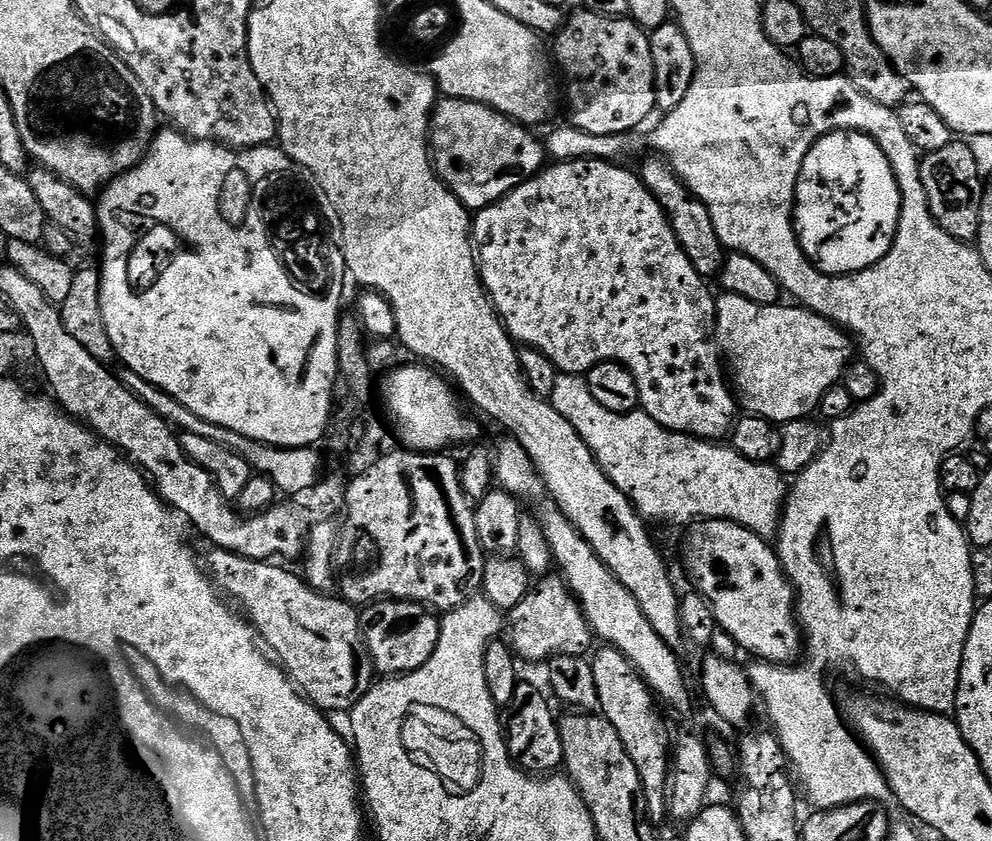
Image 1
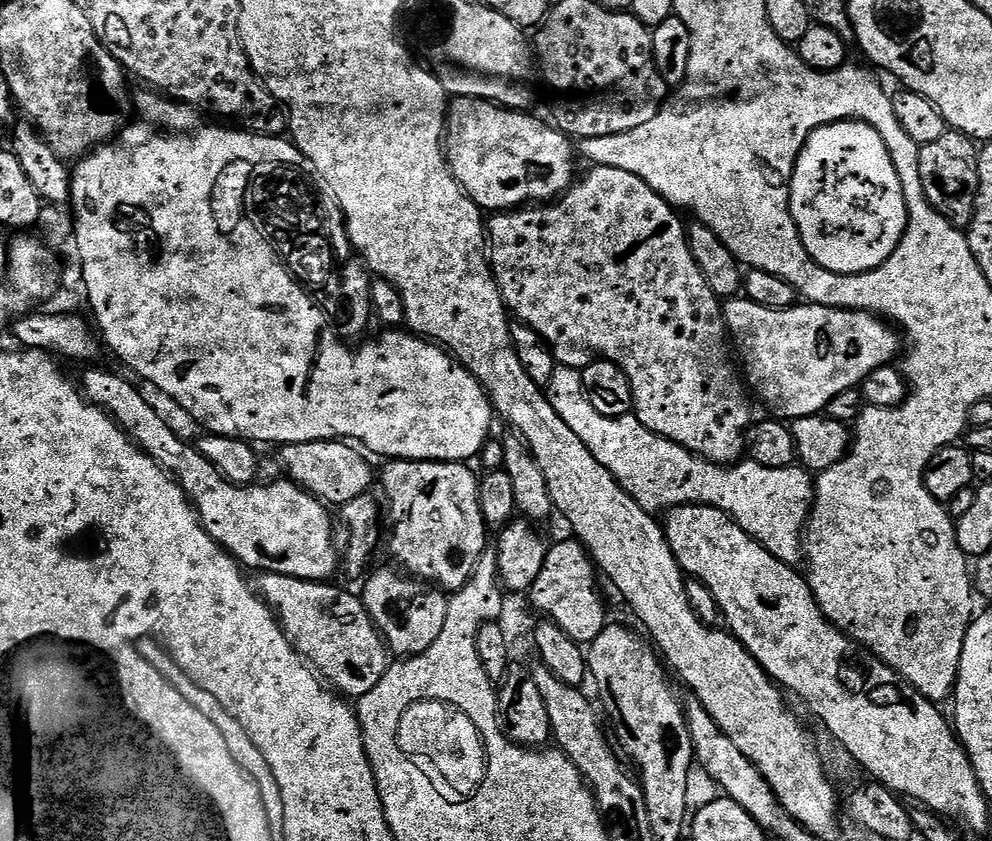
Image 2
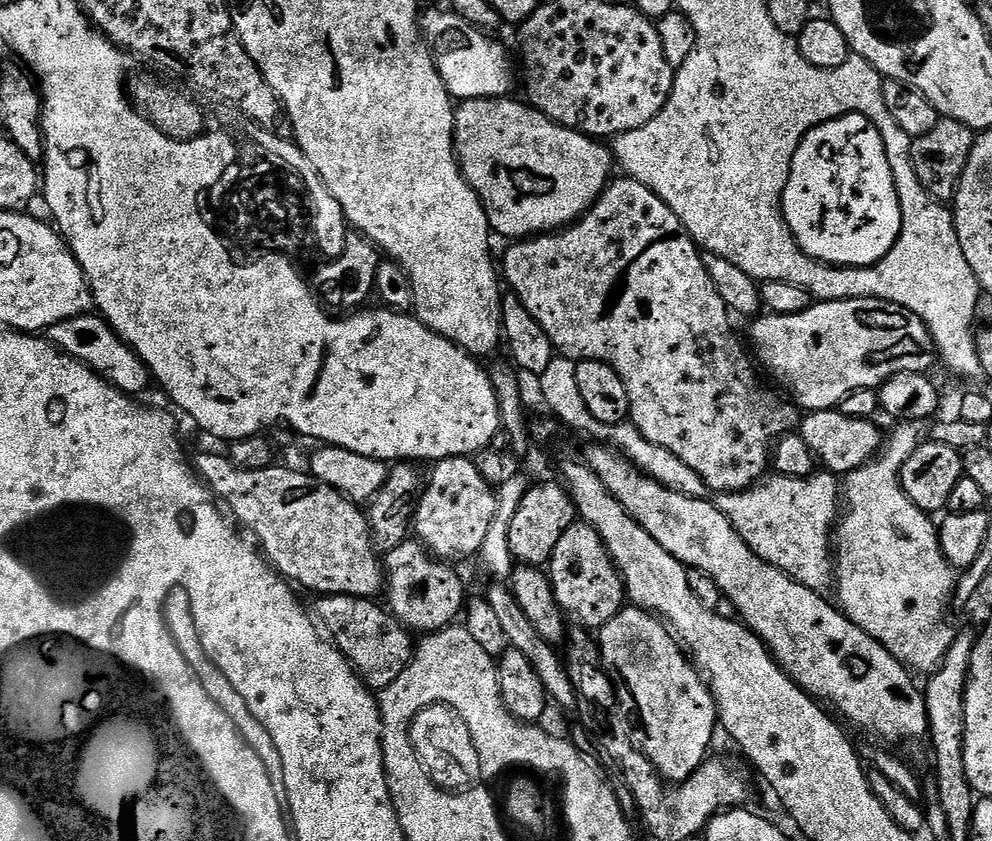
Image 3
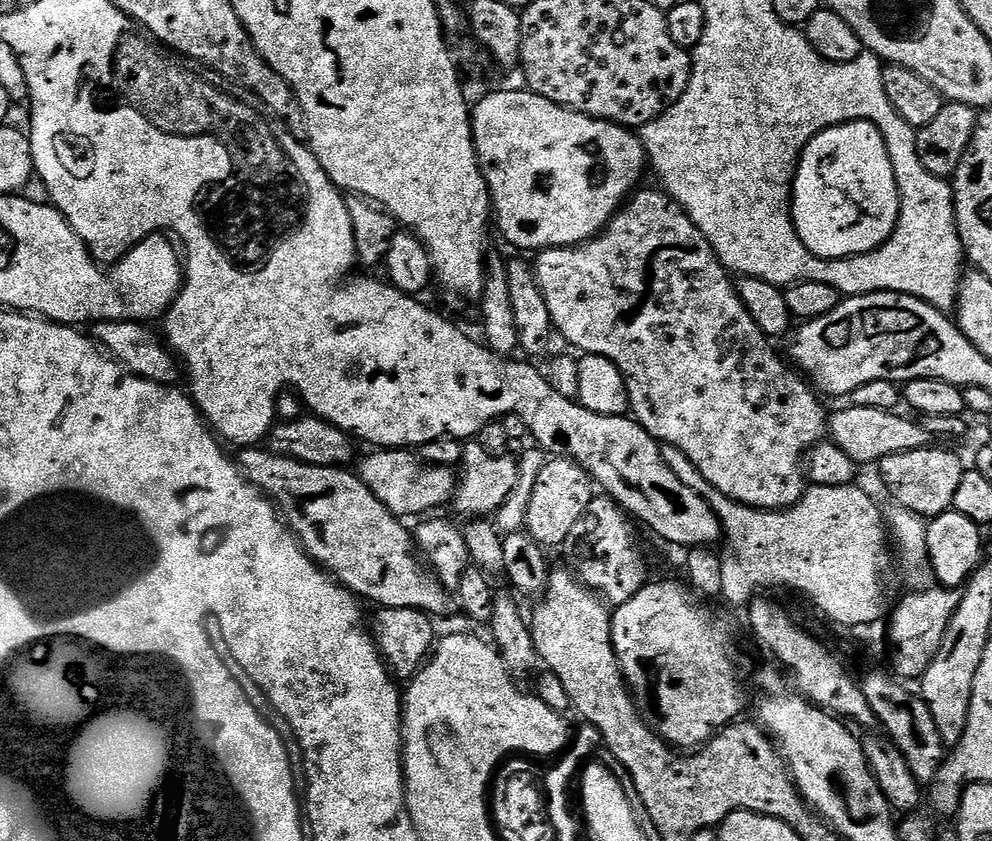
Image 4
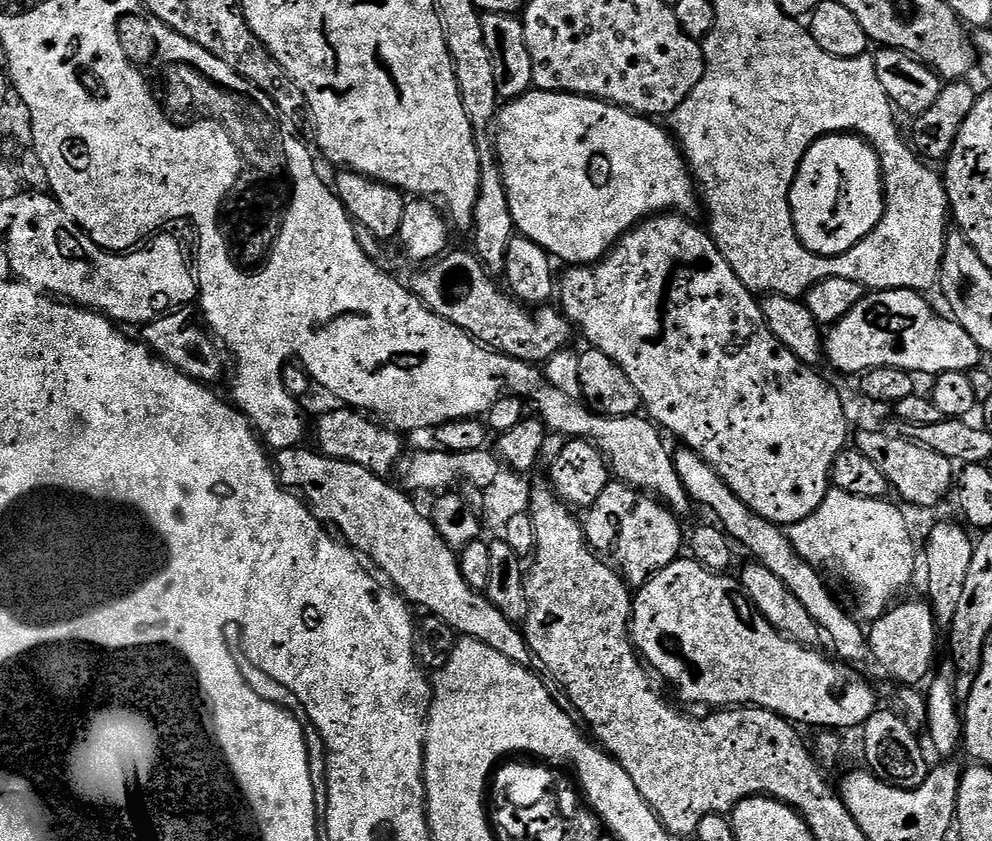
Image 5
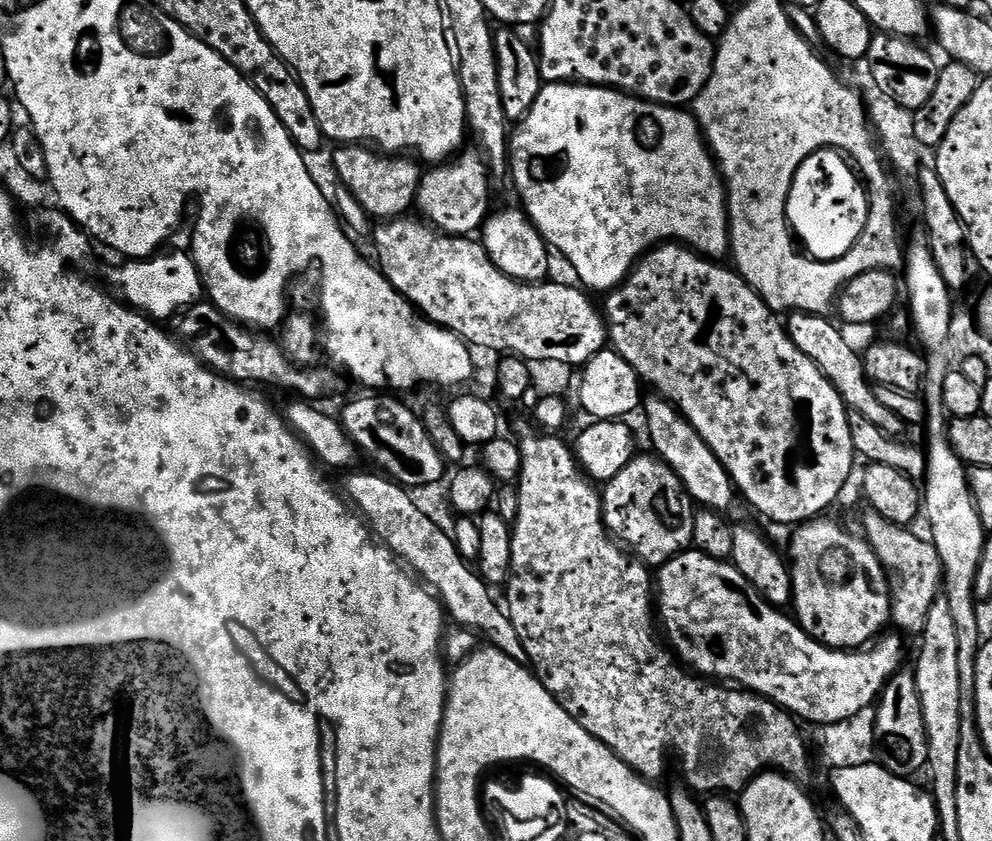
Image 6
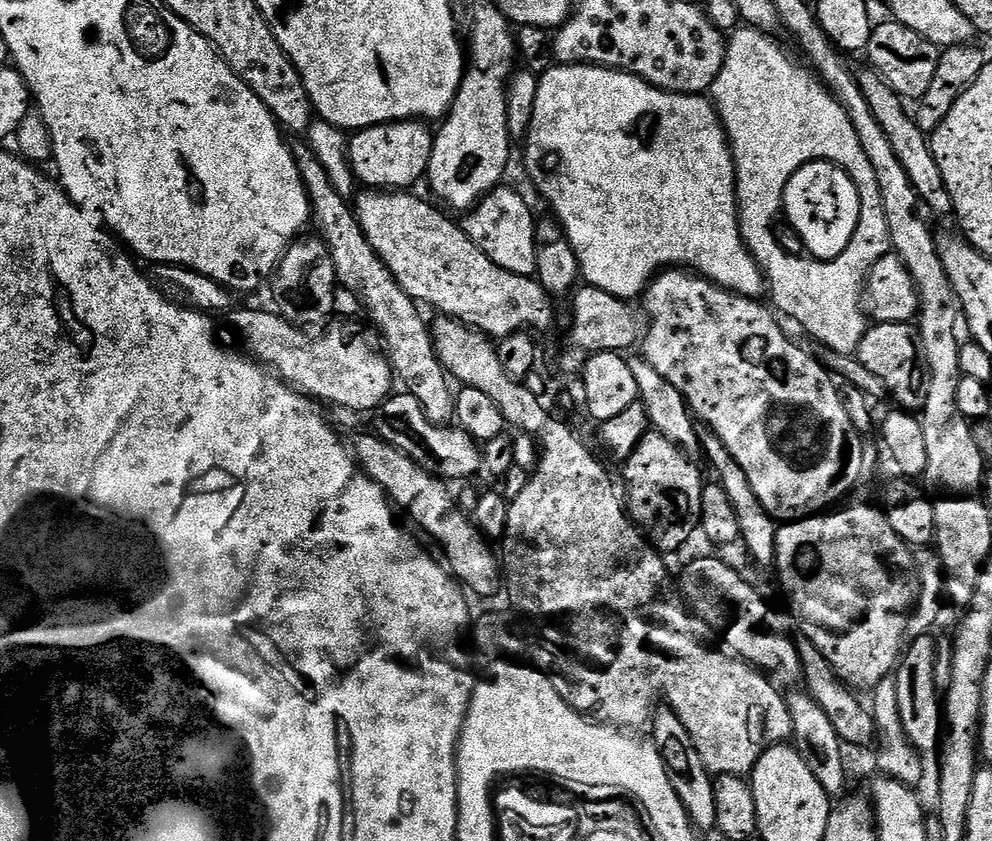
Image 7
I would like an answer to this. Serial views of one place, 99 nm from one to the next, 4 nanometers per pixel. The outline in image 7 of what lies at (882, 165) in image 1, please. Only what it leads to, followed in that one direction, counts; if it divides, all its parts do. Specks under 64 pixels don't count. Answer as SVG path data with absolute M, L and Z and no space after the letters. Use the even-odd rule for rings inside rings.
M813 162L800 168L790 178L784 188L783 215L788 215L794 231L800 235L802 243L808 247L807 255L818 260L833 260L846 250L850 238L854 238L854 230L860 226L860 199L851 175L827 162Z

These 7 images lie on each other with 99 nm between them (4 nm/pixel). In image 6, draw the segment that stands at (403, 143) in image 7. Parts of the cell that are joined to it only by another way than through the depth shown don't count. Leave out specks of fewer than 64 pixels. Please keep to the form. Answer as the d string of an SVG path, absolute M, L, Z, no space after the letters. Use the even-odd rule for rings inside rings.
M359 143L340 146L335 150L337 152L333 154L332 160L336 163L336 176L340 179L339 183L348 188L362 210L373 221L399 220L407 217L413 211L416 191L422 175L419 163L416 165L404 160L408 158L389 158L387 155L381 154L371 147L361 146Z

